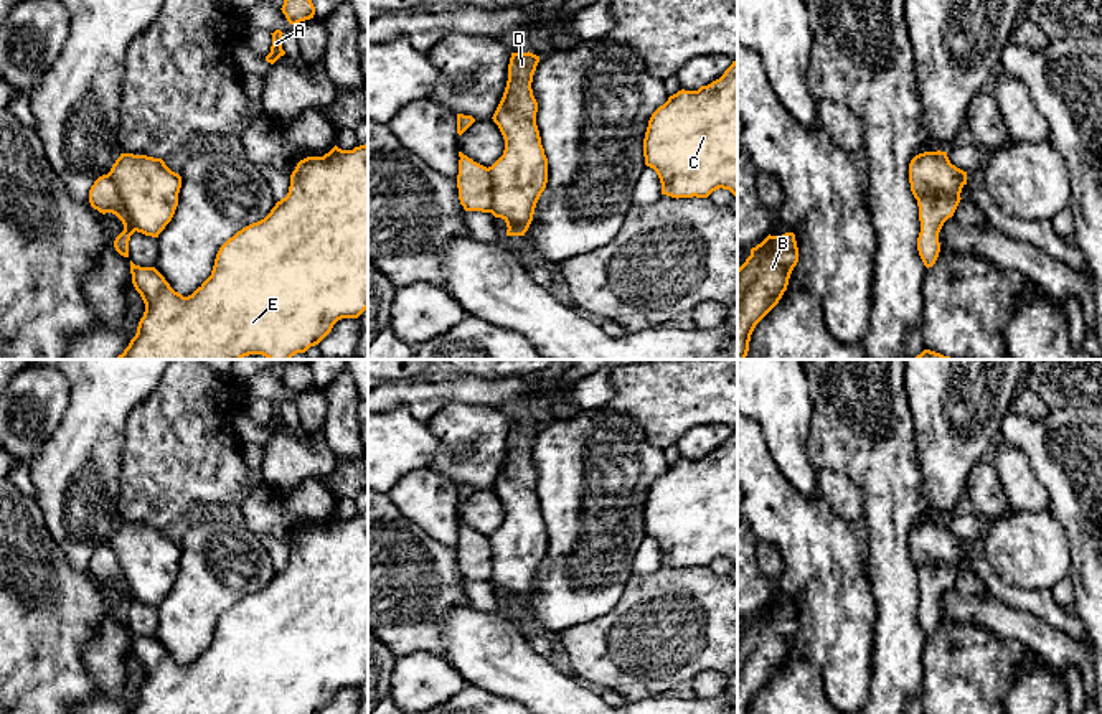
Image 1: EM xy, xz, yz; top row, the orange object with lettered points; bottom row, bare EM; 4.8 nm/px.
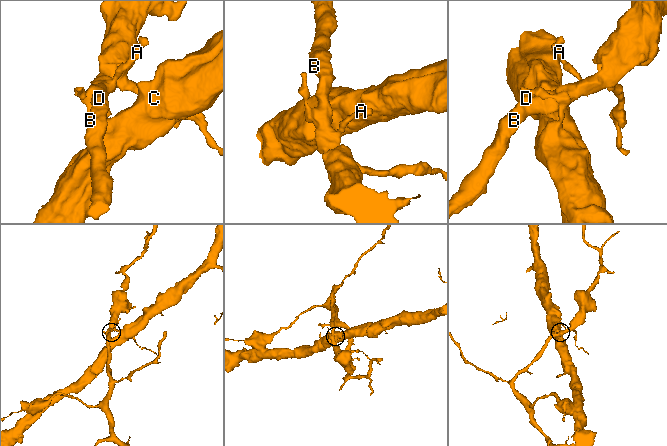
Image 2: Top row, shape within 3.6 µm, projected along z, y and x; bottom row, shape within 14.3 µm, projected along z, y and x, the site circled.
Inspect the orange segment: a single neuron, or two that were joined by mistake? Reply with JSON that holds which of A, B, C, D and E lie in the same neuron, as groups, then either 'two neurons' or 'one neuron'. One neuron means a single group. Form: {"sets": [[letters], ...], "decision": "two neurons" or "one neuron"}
{"sets": [["A", "B", "D"], ["C", "E"]], "decision": "two neurons"}

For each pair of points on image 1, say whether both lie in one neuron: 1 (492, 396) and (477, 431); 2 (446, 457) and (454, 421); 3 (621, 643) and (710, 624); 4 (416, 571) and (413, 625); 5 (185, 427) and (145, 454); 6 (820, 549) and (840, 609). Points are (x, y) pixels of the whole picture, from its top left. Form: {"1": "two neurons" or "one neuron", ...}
{"1": "two neurons", "2": "one neuron", "3": "one neuron", "4": "one neuron", "5": "one neuron", "6": "one neuron"}

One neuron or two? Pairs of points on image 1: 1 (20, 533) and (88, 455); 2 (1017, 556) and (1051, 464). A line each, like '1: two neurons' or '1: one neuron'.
1: two neurons
2: two neurons

